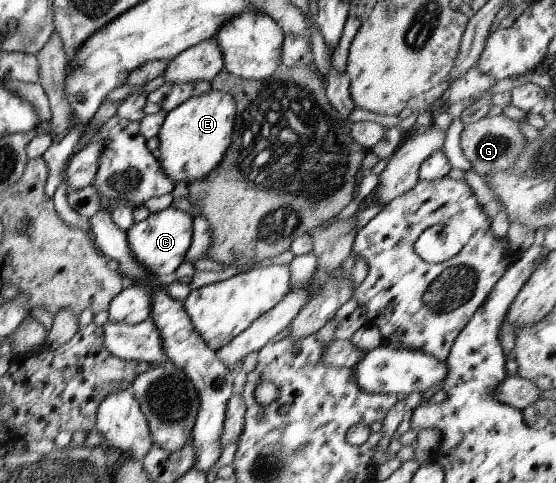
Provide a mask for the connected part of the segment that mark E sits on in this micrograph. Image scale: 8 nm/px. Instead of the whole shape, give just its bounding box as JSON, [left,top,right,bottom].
[155,89,235,184]

